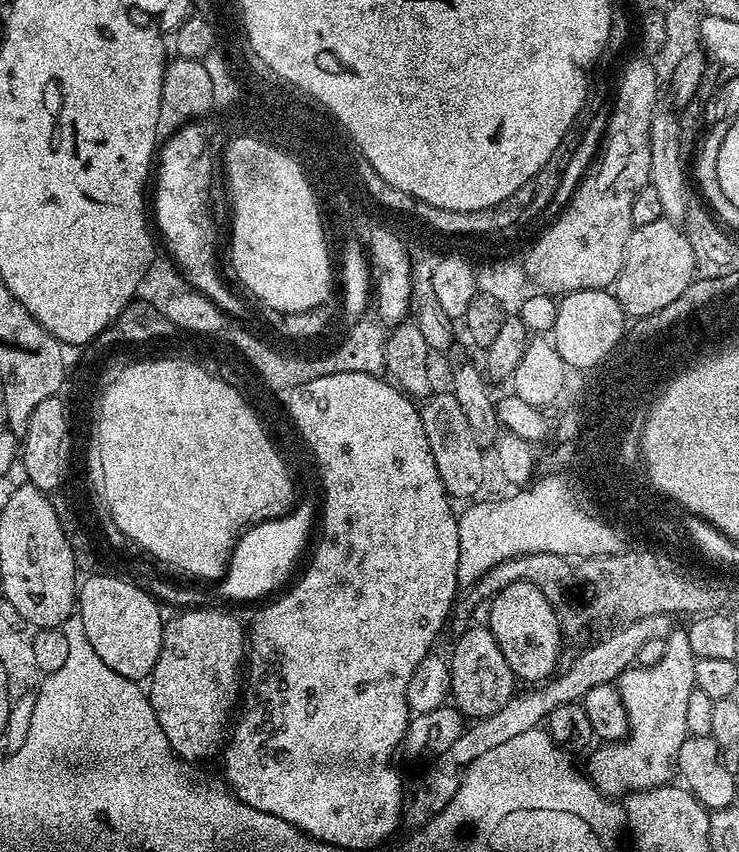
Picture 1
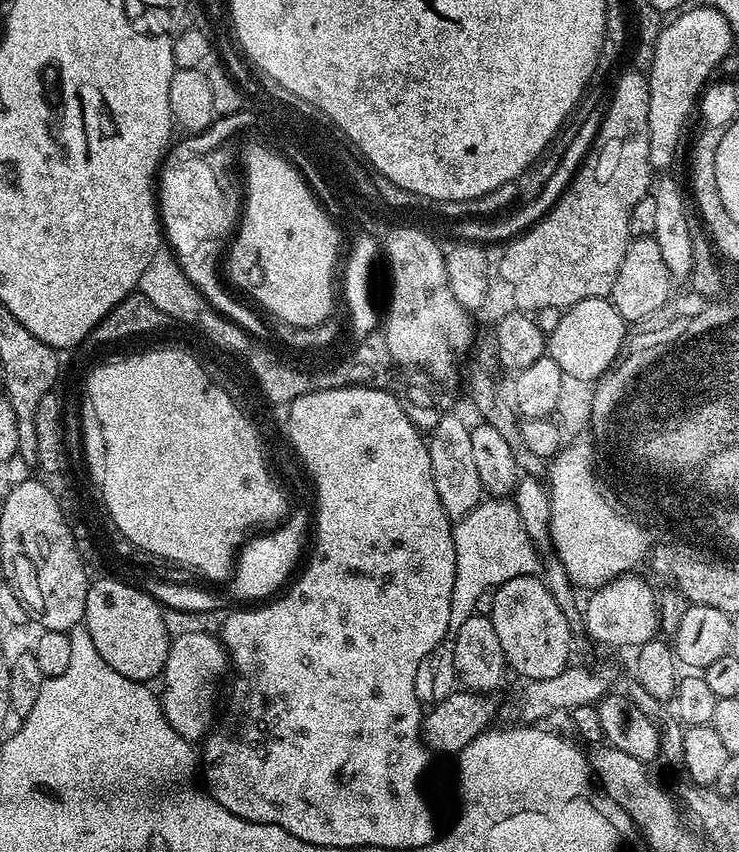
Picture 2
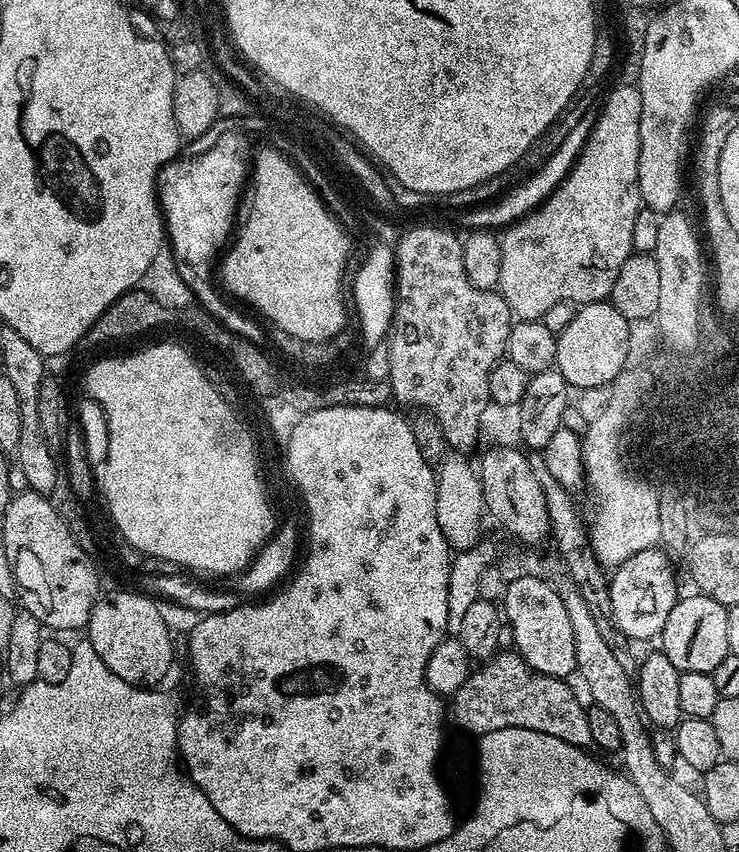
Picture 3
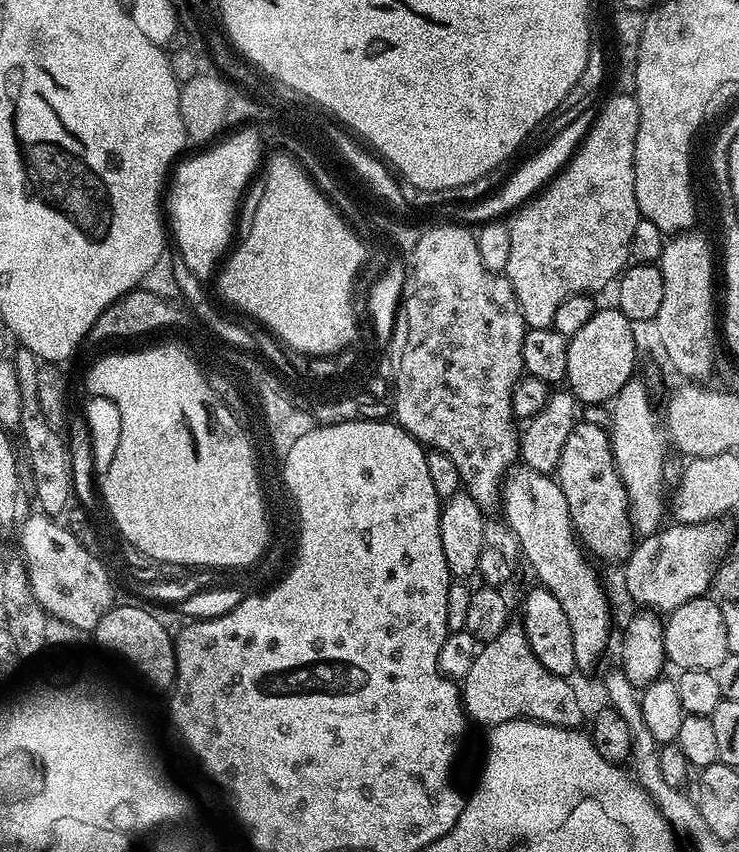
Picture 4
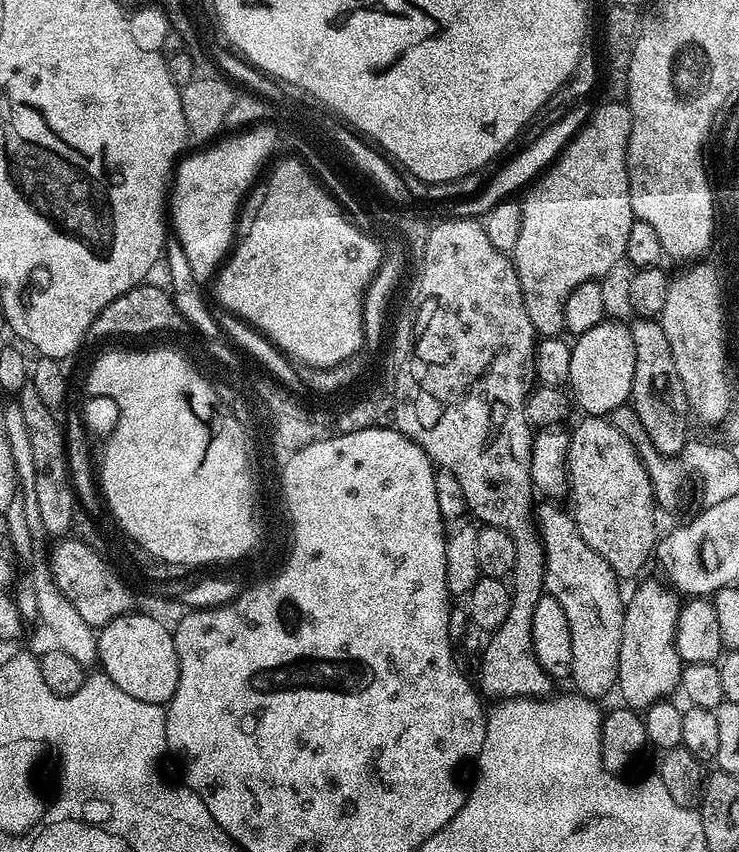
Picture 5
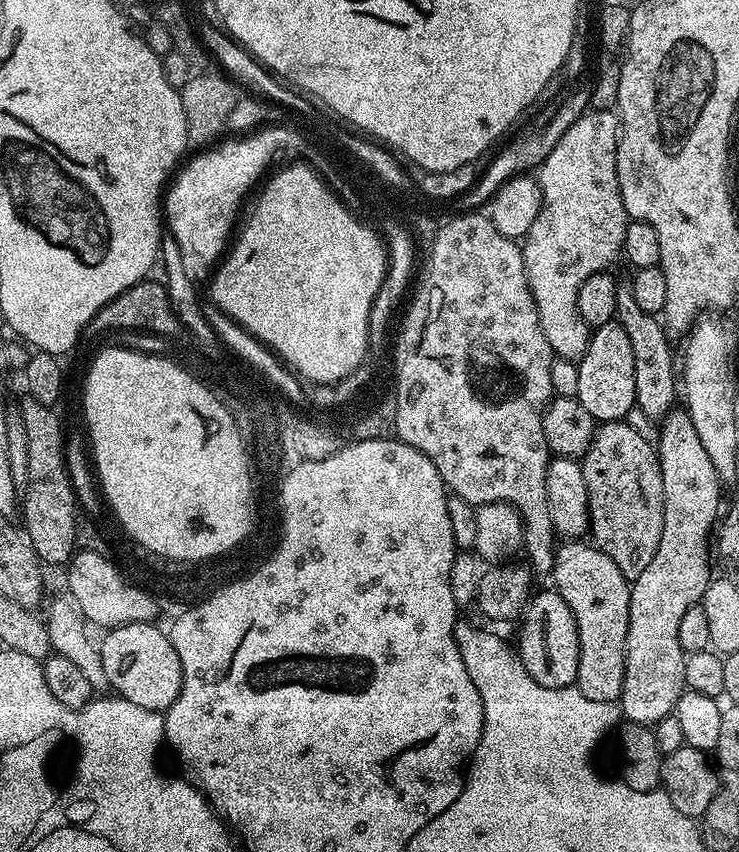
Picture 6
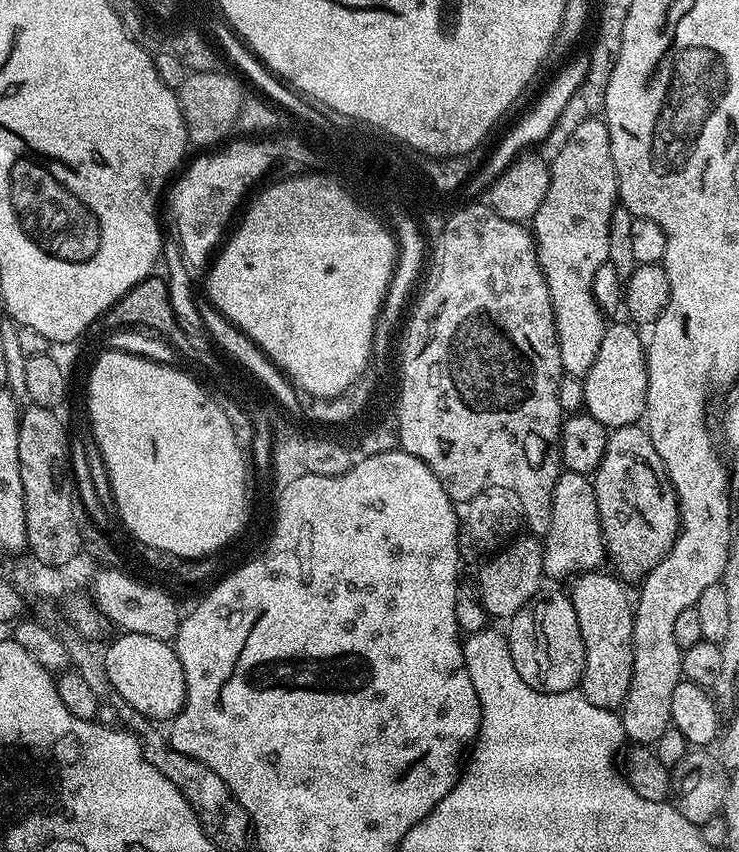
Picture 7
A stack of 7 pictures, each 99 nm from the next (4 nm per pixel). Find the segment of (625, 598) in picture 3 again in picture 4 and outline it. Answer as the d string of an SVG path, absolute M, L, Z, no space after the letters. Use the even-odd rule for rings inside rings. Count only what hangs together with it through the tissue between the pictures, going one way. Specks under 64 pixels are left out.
M673 523L670 527L663 527L653 535L647 535L633 547L633 552L625 561L624 580L626 588L633 600L647 609L667 614L686 601L705 595L712 586L714 578L708 575L708 548L700 540L700 528L693 524Z

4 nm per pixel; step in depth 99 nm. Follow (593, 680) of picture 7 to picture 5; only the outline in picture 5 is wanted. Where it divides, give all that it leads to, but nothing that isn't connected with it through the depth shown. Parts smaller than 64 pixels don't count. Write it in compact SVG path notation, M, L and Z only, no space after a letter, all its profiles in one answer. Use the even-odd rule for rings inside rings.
M544 502L534 512L540 542L544 545L544 587L547 595L553 596L558 606L562 606L570 626L571 683L576 683L575 691L579 695L597 698L617 687L626 600L623 595L620 597L621 581L610 562L586 546L571 511L564 509L563 512L560 507L556 502Z

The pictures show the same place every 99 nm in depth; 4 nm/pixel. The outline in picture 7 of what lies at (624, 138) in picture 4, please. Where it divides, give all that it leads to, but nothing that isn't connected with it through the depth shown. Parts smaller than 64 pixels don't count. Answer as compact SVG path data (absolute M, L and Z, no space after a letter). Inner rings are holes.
M584 118L588 120L584 120L580 125L577 126L576 129L573 130L572 133L567 133L566 139L564 141L564 145L562 146L562 150L558 150L554 153L550 160L550 175L548 177L548 189L546 190L546 198L542 198L542 206L538 206L538 210L535 214L532 215L532 219L530 221L530 231L533 236L536 237L536 253L538 254L538 262L542 266L542 274L546 278L546 286L550 290L550 302L554 306L554 318L556 319L556 333L558 334L558 350L562 354L562 366L564 367L565 373L570 376L578 376L584 377L585 374L590 370L590 366L594 366L594 358L598 358L598 346L602 346L602 334L604 333L606 327L606 316L605 313L600 311L600 308L597 306L594 298L594 294L592 293L592 283L594 282L594 273L598 270L598 266L602 266L603 264L608 263L608 251L610 250L610 218L612 217L612 209L617 207L618 204L618 189L616 187L616 171L614 170L614 154L610 154L610 130L608 129L607 123L603 119L600 118Z

